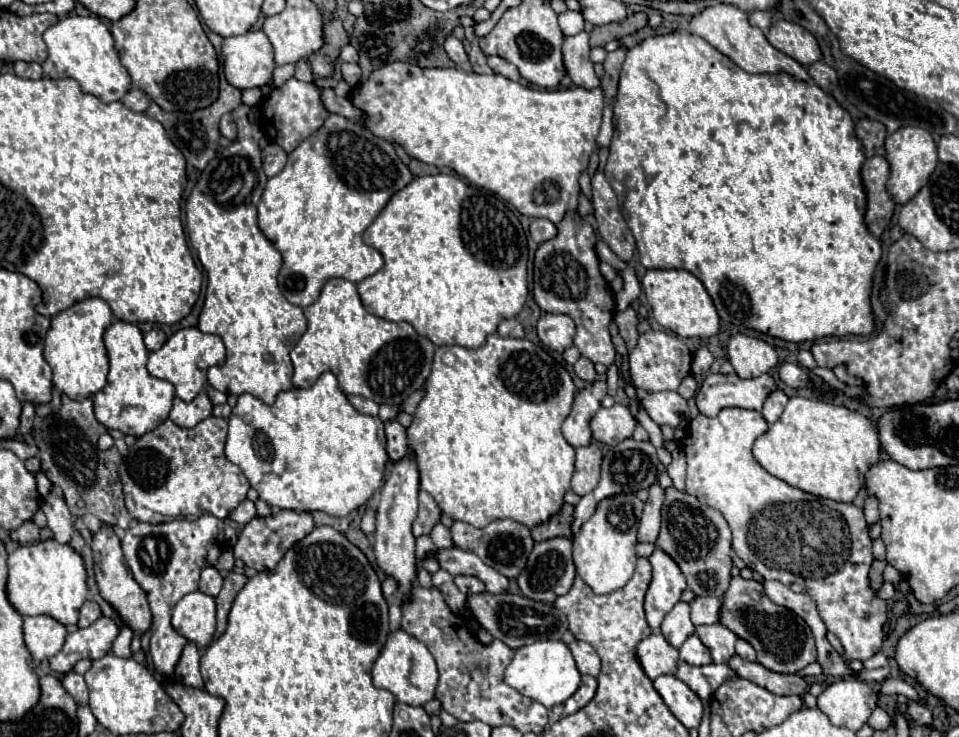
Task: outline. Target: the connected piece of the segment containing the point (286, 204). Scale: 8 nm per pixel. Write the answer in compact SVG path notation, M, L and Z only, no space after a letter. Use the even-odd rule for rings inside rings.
M329 115L327 121L311 137L299 143L289 155L281 173L267 181L267 187L259 201L259 229L283 255L283 267L279 271L279 289L289 303L307 307L319 299L321 287L327 279L341 277L353 283L377 273L383 267L383 255L363 243L363 231L381 213L393 193L413 181L409 167L397 157L393 145L381 137L375 137L363 125L351 123L341 115Z

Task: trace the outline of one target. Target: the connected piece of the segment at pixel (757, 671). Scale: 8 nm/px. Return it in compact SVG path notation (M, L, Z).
M739 655L731 657L731 661L727 665L731 665L731 669L735 669L735 673L739 677L753 681L755 685L771 691L773 695L799 695L801 697L809 689L805 677L801 677L801 675L775 673L775 671L769 671L767 667L763 667L759 663L745 661Z

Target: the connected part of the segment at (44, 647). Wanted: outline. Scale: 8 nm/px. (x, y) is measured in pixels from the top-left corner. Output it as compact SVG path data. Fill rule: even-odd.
M47 615L23 617L23 631L25 631L25 645L35 661L43 661L59 653L67 635L65 627Z

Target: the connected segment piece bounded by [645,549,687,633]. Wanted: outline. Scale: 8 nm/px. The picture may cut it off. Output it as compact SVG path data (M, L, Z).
M655 549L649 561L653 565L653 579L645 595L645 613L651 631L659 633L665 615L681 599L681 593L685 591L687 583L677 563L661 549Z

